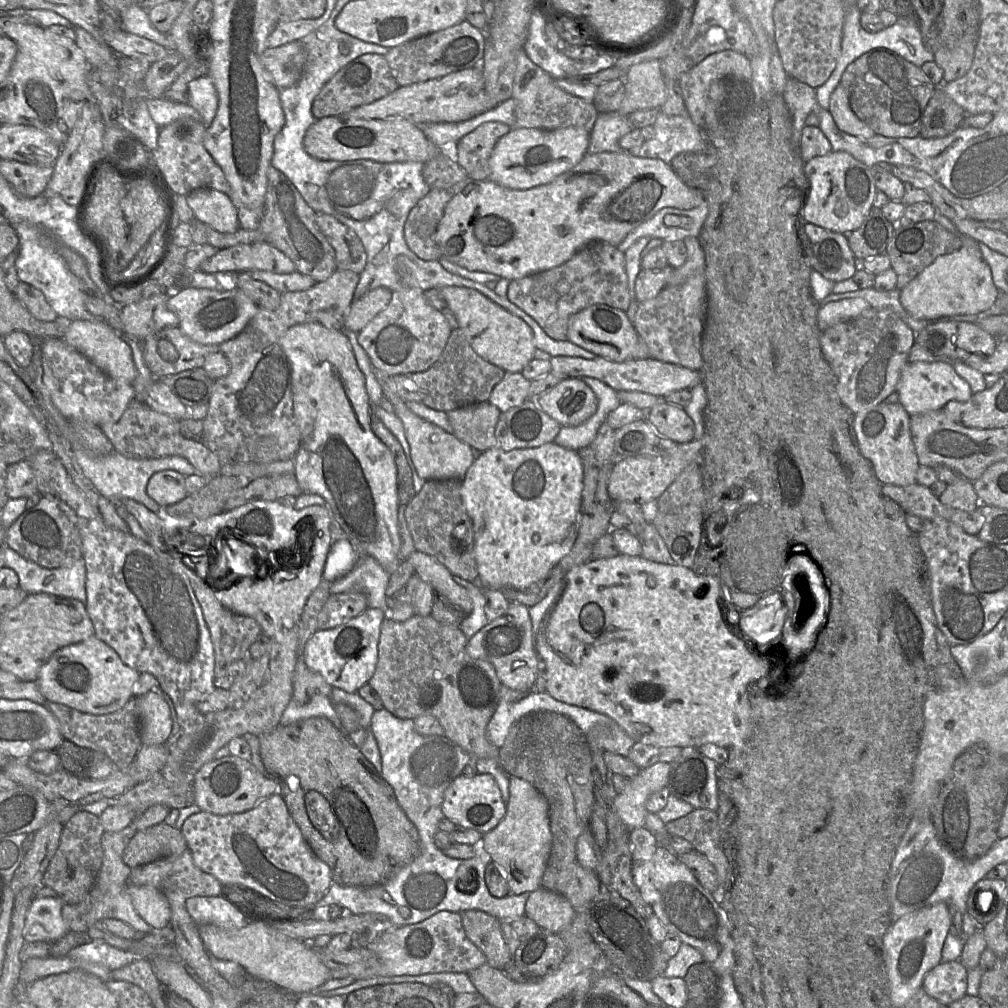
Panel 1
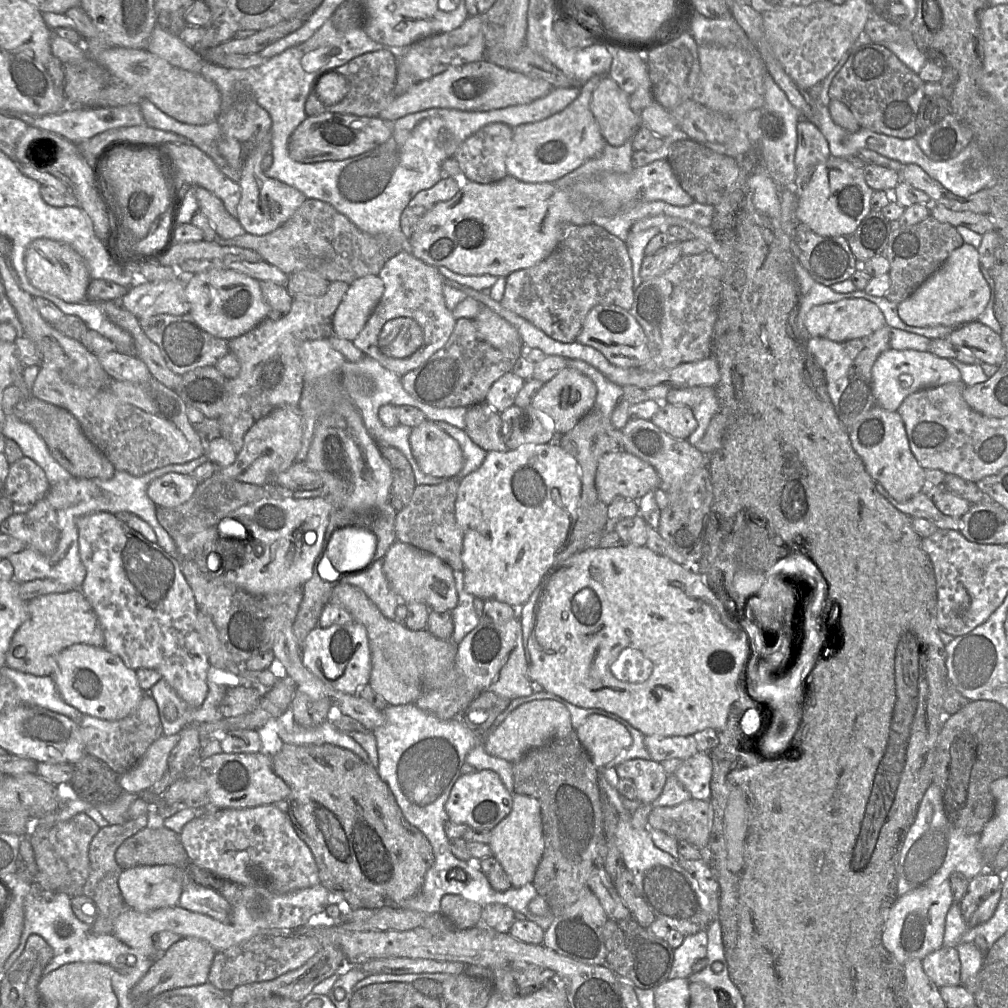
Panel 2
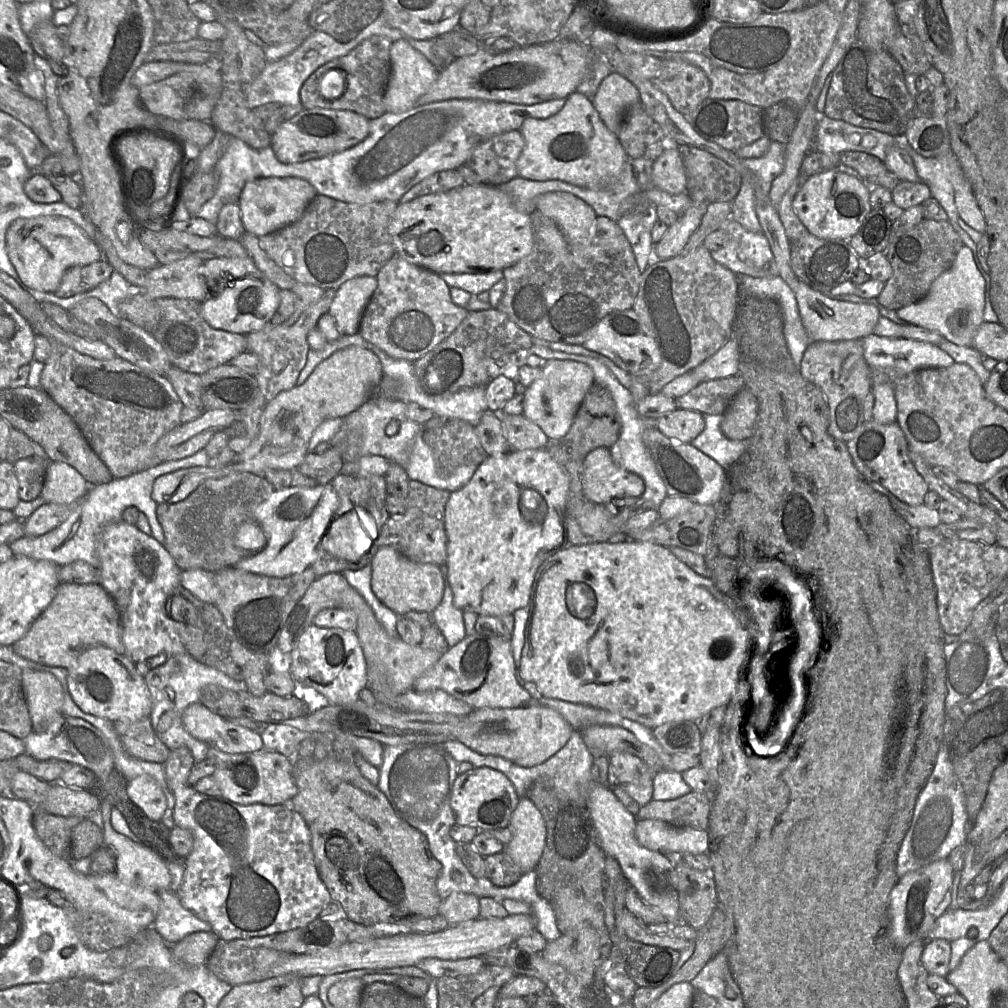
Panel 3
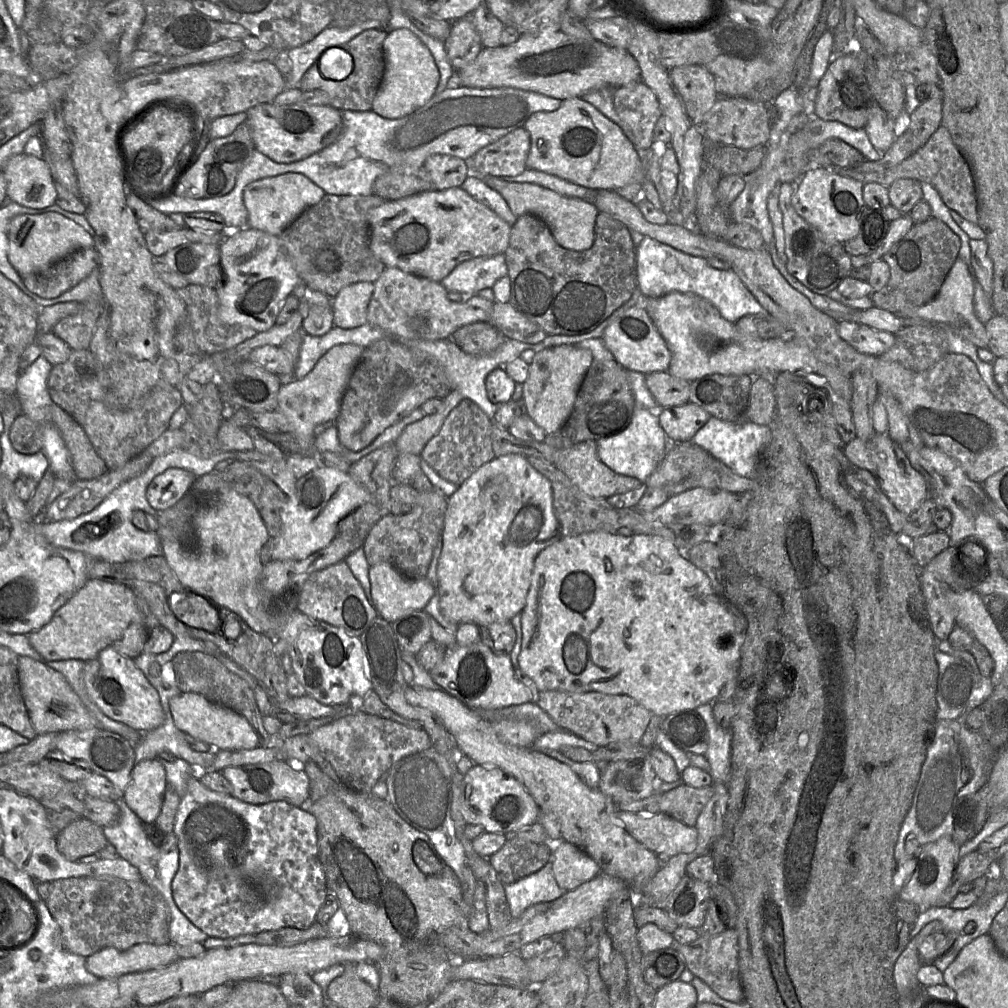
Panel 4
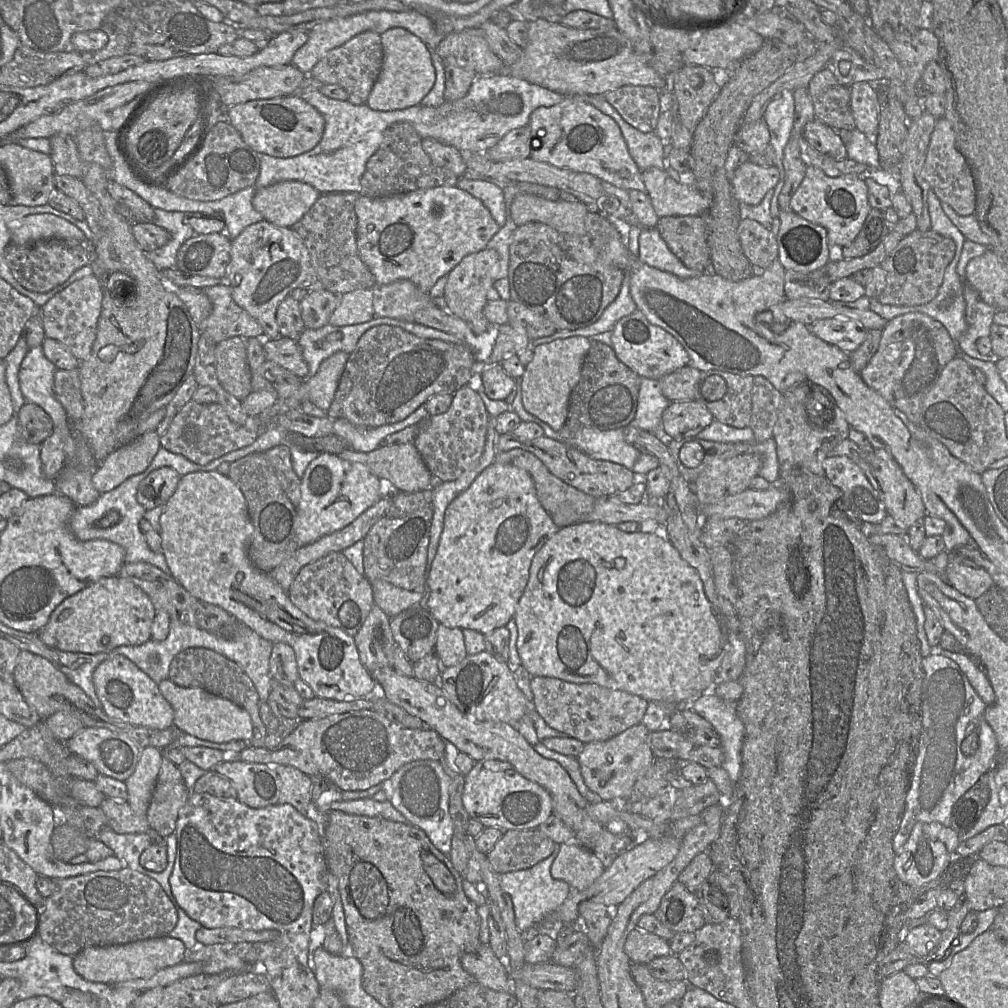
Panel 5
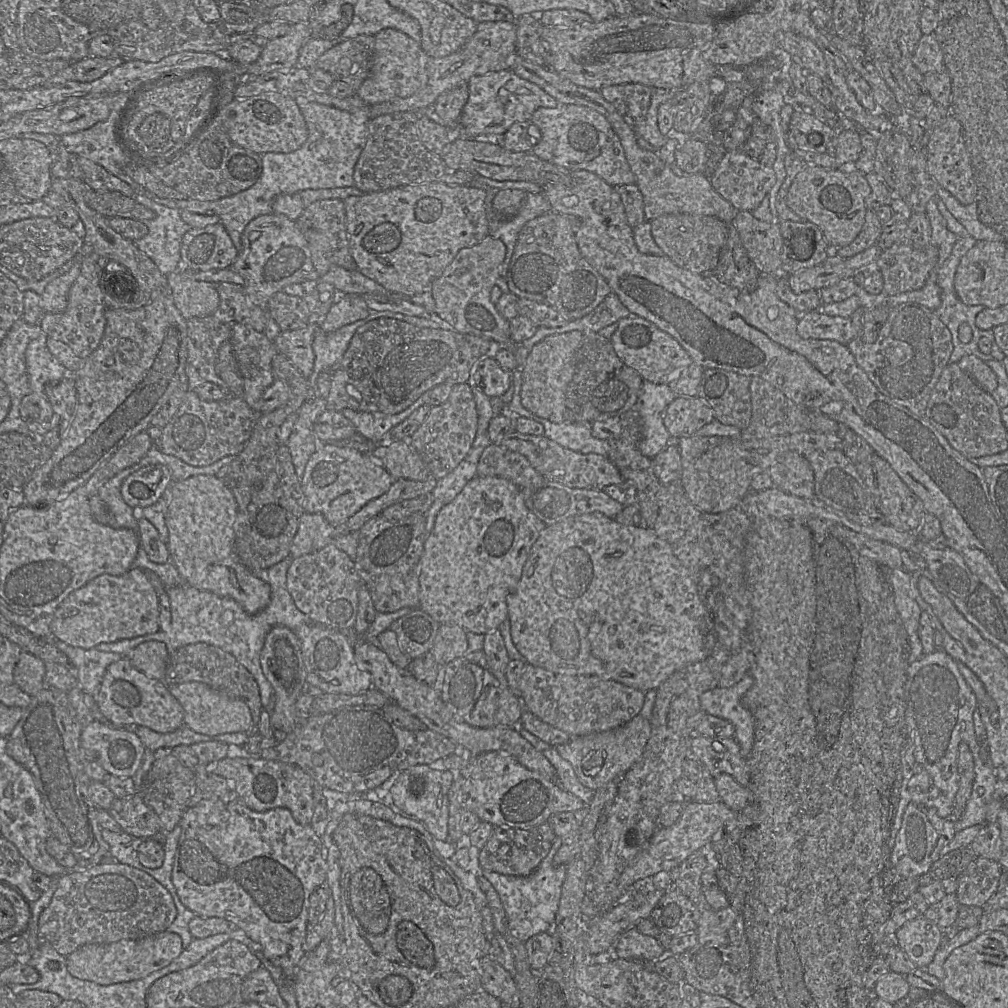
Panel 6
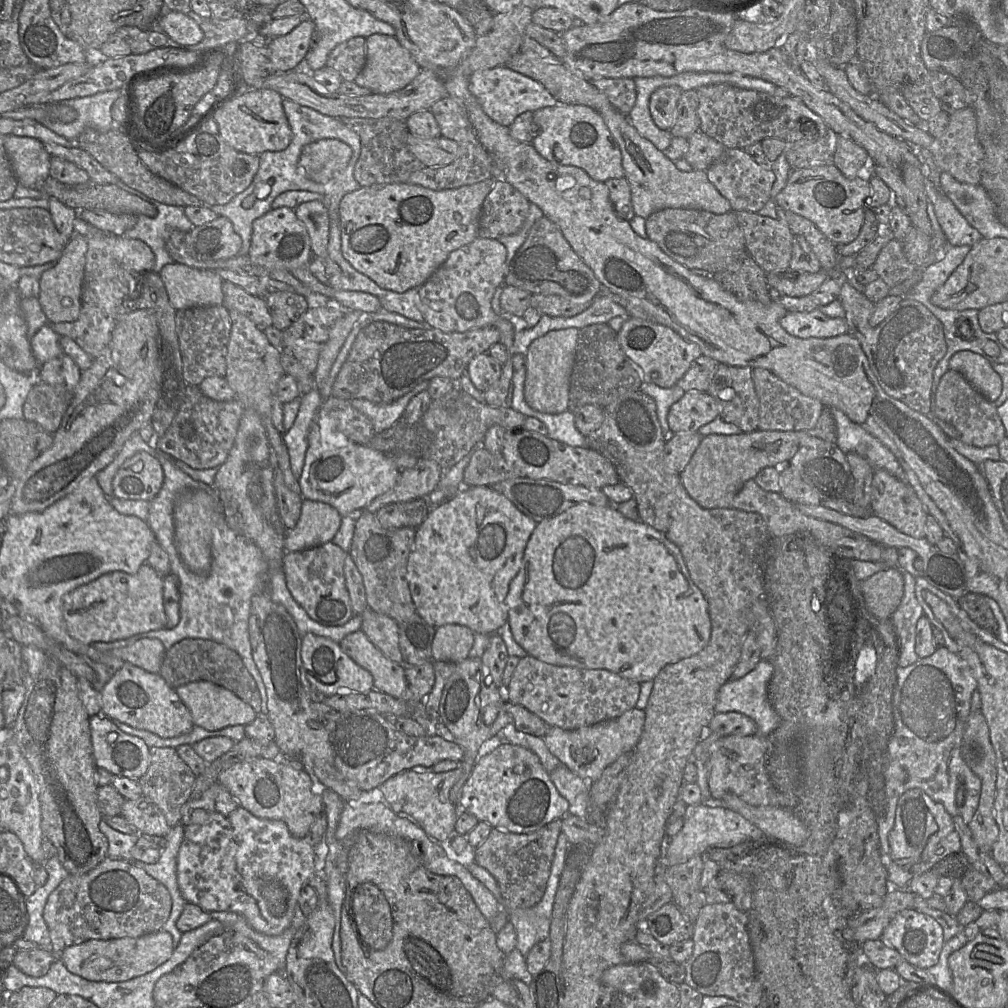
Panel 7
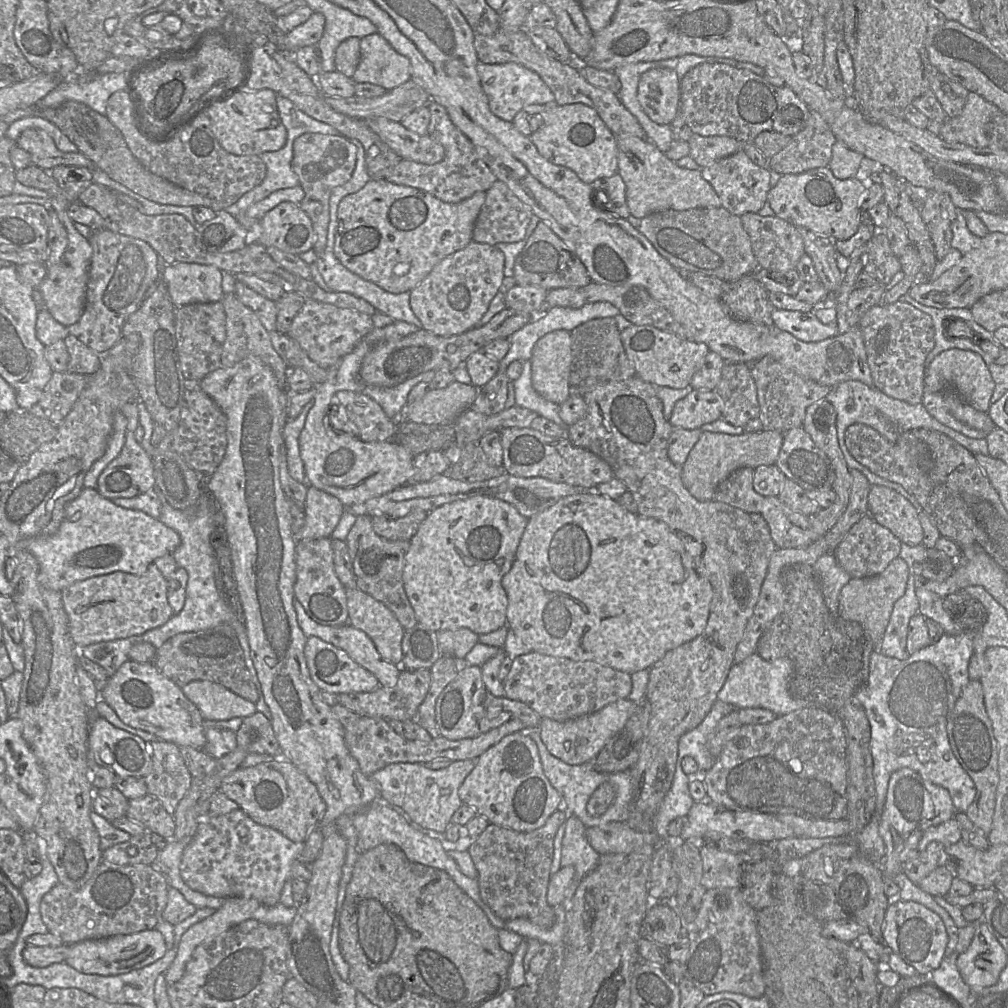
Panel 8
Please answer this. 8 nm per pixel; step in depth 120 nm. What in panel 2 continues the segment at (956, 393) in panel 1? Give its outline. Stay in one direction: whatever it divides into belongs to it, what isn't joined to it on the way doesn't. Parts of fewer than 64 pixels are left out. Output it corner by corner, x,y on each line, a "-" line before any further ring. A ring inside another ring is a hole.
897,350
882,352
872,368
873,395
879,405
888,411
897,411
907,396
917,391
962,382
959,369
948,359
930,351

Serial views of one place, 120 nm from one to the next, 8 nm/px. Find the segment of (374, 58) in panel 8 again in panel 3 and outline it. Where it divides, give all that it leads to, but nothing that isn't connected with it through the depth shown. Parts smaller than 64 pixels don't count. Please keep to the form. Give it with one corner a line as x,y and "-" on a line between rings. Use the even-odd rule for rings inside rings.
399,39
390,45
391,72
383,97
386,112
403,113
416,106
418,99
436,81
439,70
423,54
414,49
406,39

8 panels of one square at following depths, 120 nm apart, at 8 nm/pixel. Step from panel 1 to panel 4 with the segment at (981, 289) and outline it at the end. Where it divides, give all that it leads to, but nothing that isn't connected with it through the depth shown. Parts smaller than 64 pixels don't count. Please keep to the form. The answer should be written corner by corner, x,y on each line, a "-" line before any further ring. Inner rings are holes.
956,259
934,299
920,307
901,310
896,315
907,322
947,324
955,333
973,343
977,348
988,348
985,324
978,319
974,309
975,282
968,265
961,259

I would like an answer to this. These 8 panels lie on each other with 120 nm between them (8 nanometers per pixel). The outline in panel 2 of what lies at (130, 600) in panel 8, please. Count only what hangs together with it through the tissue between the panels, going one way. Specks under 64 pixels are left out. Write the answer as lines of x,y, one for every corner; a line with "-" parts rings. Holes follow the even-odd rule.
81,588
41,595
27,604
26,619
11,640
6,665
35,676
51,676
55,669
55,657
75,644
105,647
105,635
100,621

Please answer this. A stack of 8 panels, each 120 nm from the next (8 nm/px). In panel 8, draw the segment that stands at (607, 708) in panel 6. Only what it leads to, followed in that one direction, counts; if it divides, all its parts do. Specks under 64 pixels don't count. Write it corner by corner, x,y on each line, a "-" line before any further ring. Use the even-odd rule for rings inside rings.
531,651
517,656
503,681
505,697
530,706
541,718
565,721
600,710
619,699
628,698
631,675
597,662
575,661

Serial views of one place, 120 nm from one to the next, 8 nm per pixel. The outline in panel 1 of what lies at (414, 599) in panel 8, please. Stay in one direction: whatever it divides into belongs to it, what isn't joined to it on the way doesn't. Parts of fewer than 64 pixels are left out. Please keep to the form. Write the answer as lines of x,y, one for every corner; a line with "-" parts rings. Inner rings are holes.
555,443
538,448
484,451
461,479
461,497
474,530
474,557
482,588
530,590
571,550
579,529
583,466
578,451

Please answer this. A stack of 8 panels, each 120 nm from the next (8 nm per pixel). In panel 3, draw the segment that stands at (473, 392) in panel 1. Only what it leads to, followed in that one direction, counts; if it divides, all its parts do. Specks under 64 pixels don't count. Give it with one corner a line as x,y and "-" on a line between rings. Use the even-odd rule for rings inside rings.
493,307
471,311
451,335
414,362
414,375
425,393
448,396
464,388
486,386
501,374
512,376
503,366
513,361
516,352
532,346
533,337
504,312
-
501,355
500,359
495,360

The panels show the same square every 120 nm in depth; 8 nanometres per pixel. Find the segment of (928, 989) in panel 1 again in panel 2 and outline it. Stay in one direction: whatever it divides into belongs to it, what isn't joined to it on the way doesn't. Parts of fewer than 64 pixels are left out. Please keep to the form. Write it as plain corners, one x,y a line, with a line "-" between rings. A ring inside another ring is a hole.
942,946
923,960
927,976
940,988
961,985
961,962
957,948

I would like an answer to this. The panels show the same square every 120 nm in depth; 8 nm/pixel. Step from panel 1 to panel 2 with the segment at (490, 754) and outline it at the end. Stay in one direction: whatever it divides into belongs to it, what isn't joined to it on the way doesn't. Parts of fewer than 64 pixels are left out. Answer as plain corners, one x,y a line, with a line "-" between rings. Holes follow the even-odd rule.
340,581
334,586
330,604
347,610
354,621
365,626
371,654
369,685
388,705
415,704
427,691
443,689
460,706
460,713
481,693
456,666
457,644
439,639
426,629
412,631
403,622
386,618
358,587

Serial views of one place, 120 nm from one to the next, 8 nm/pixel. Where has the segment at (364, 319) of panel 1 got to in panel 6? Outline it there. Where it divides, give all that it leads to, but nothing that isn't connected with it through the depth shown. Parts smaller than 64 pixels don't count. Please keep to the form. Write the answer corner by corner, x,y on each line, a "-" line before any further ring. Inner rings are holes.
341,295
322,319
315,319
330,333
366,318
371,313
362,295

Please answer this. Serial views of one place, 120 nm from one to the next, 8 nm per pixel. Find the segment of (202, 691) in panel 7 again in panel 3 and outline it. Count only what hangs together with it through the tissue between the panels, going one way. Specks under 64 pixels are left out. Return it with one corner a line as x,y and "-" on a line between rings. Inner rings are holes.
201,702
184,710
182,723
192,737
226,753
248,753
264,748
258,732
232,723

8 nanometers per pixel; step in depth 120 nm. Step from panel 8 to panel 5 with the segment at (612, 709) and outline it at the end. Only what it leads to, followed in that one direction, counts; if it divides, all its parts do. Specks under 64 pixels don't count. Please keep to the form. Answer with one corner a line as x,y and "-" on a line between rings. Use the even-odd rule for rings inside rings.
641,722
609,740
584,745
576,759
586,786
596,793
600,800
623,802
629,799
634,784
655,759
649,746
649,734
650,731

